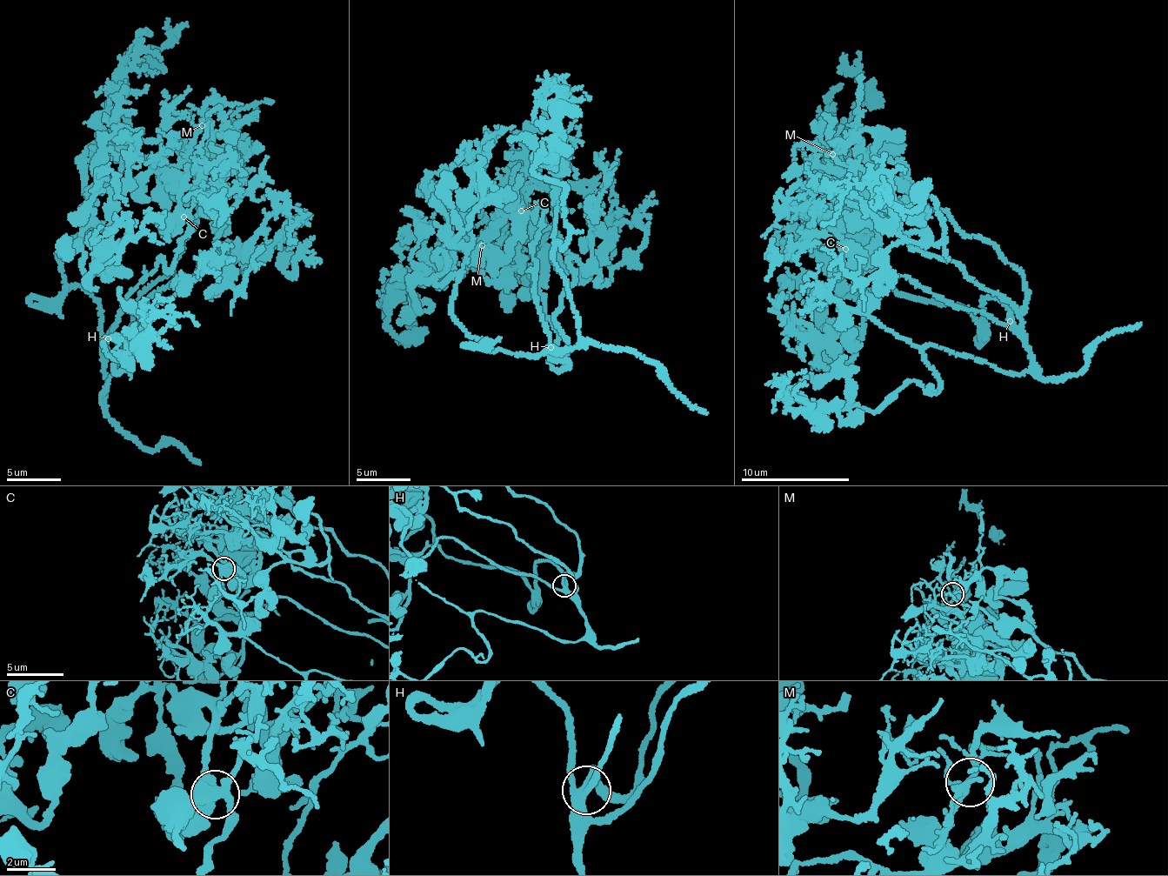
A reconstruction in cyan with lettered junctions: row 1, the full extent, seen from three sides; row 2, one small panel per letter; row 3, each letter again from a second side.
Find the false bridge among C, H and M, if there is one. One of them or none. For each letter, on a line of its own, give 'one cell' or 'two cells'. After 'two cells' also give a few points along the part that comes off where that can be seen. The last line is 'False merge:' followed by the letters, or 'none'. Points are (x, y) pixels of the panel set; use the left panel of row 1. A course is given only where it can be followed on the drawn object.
C: one cell
H: one cell
M: one cell
False merge: none

